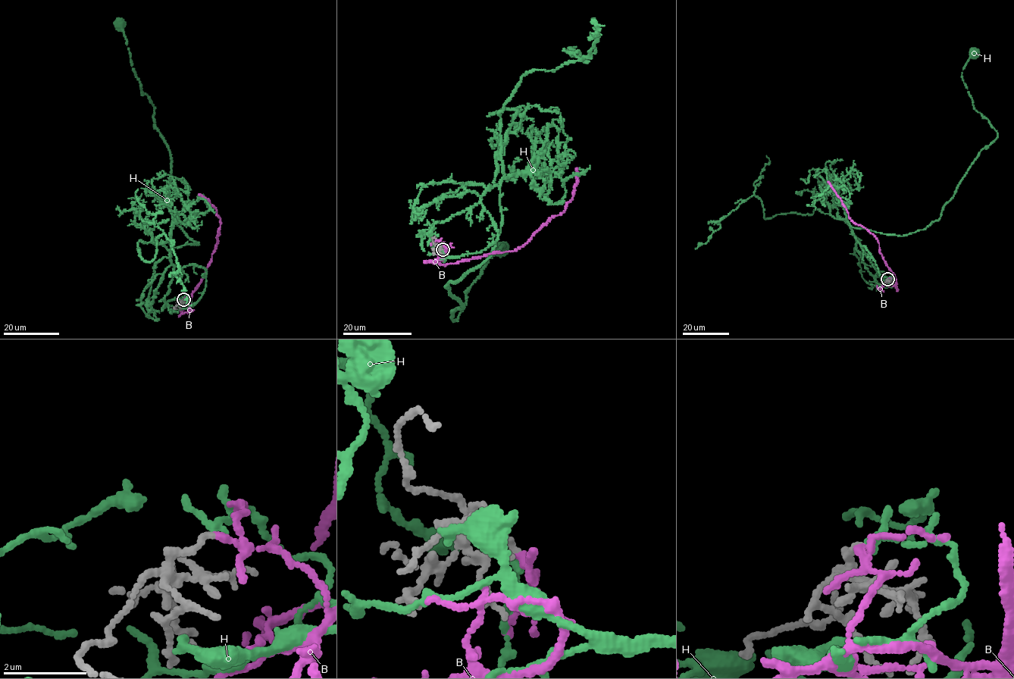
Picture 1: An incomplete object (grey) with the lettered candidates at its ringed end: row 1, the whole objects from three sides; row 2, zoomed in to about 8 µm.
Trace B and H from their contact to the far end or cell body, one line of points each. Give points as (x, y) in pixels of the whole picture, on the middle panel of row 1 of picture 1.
B: (442, 249), (447, 255), (436, 261), (444, 264), (492, 251), (515, 250), (562, 212), (573, 196), (577, 167)
H: (442, 249), (496, 240), (480, 200), (499, 187), (494, 248), (445, 286), (464, 306), (453, 320), (502, 248)

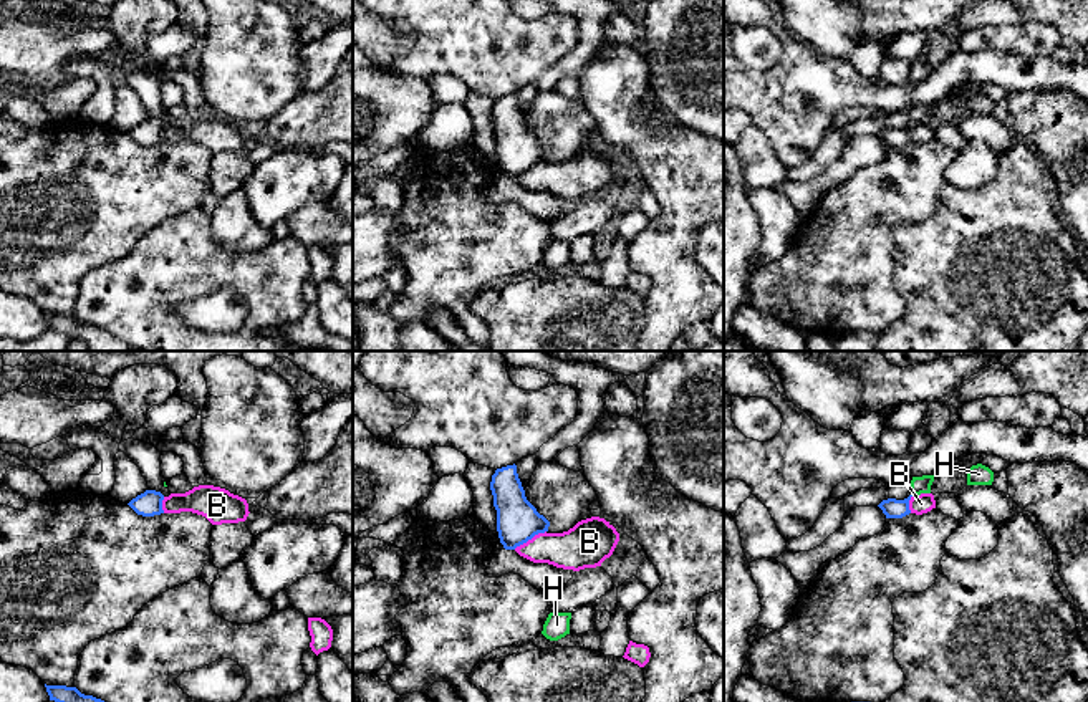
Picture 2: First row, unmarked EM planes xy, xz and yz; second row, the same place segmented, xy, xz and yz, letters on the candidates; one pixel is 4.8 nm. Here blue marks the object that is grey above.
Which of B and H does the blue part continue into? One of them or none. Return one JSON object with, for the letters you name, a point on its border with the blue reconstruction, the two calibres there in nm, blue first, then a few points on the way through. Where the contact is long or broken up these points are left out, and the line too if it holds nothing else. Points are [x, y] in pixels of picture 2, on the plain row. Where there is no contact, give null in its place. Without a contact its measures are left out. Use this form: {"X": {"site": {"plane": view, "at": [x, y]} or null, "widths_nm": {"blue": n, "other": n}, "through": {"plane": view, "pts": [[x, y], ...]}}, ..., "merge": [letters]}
{"H": {"site": null}, "merge": ["H"]}

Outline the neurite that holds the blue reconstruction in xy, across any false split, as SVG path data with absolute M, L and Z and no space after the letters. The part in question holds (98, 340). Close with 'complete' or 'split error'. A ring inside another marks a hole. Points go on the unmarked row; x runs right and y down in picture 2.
M46 315L50 329L68 334L71 338L84 339L89 351L131 351L131 348L114 334L81 323L76 316Z; complete

